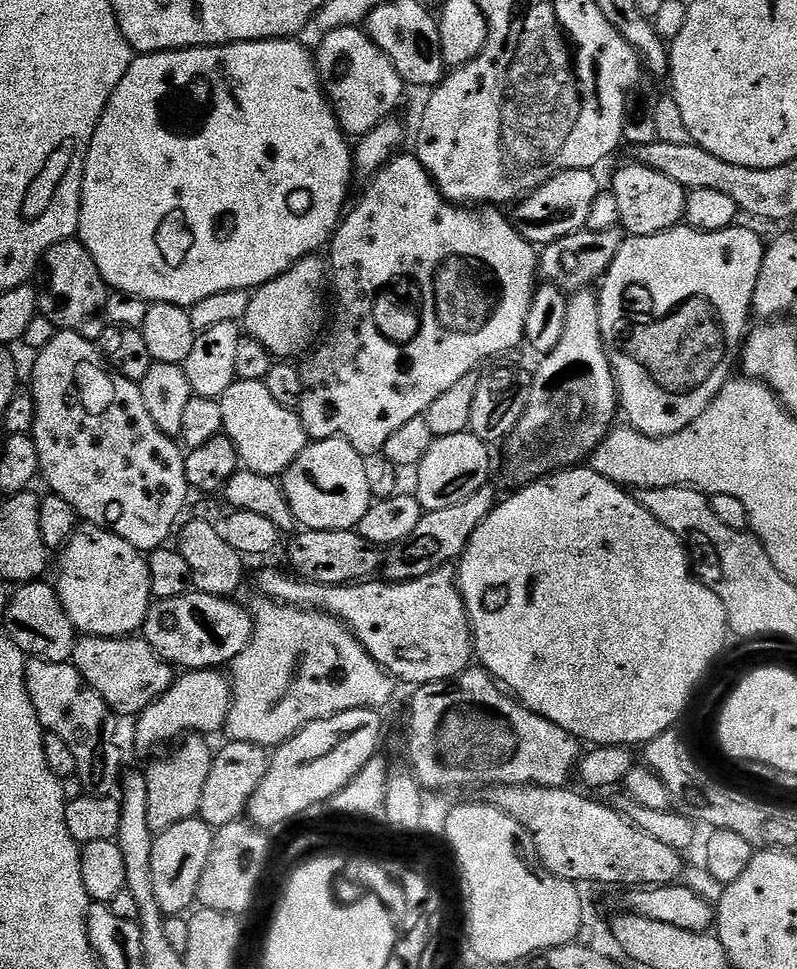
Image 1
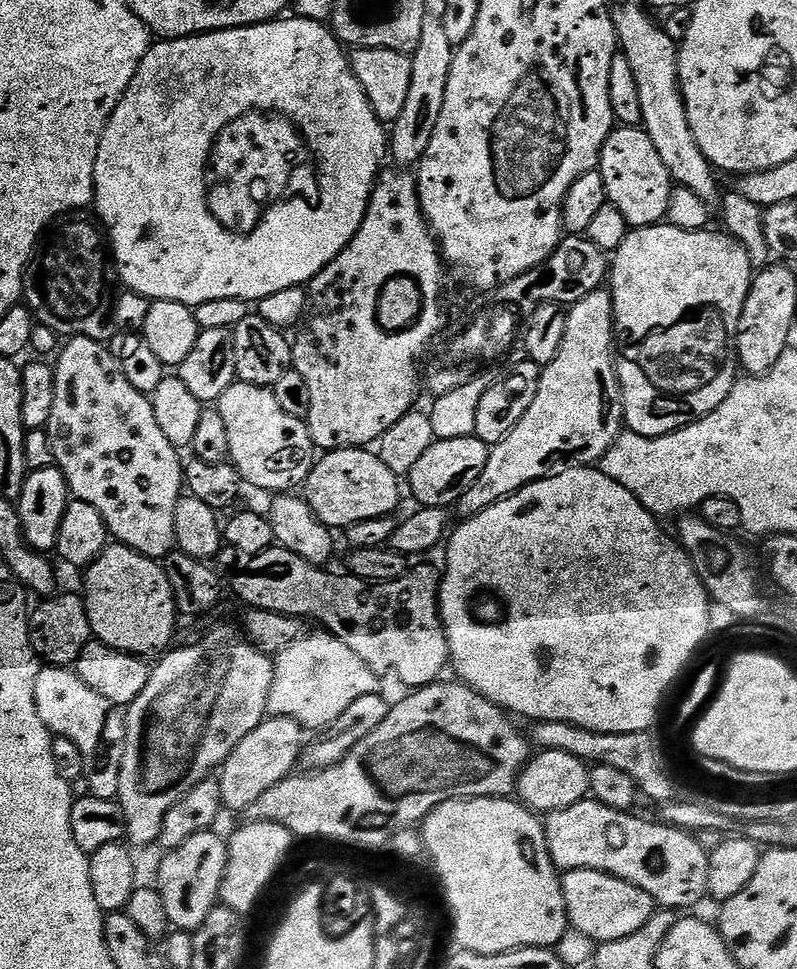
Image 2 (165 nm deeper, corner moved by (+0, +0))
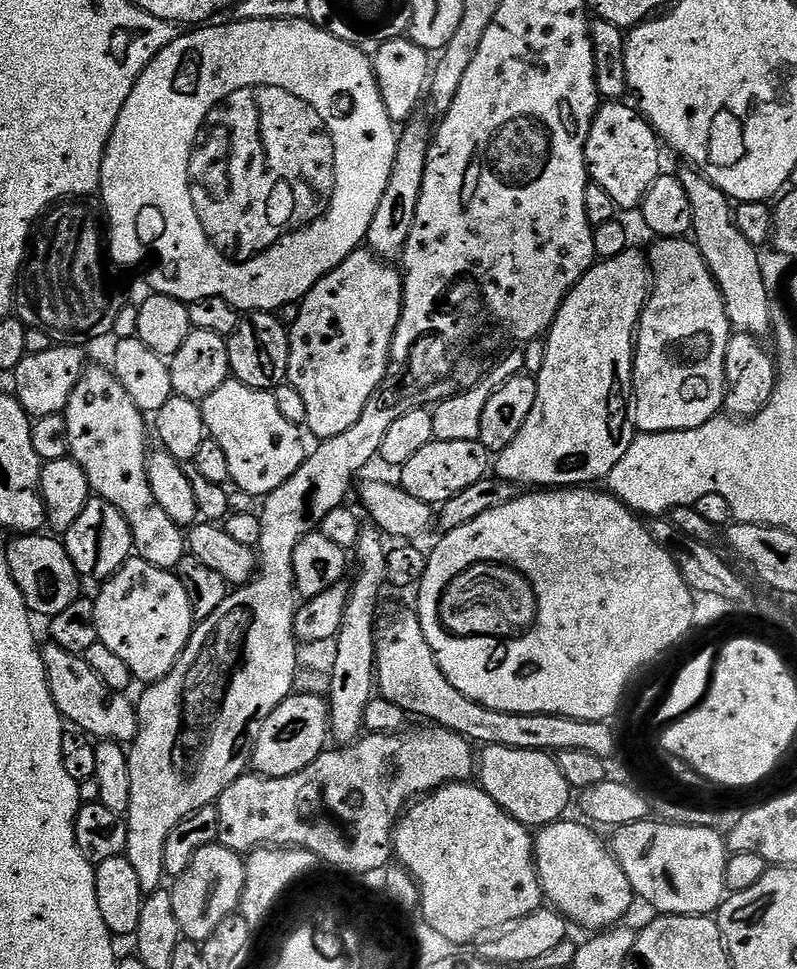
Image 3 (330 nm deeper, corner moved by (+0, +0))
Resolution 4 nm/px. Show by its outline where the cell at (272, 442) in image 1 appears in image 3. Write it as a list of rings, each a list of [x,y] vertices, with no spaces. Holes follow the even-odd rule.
[[[229,378],[214,394],[200,404],[207,435],[226,453],[230,465],[230,481],[248,496],[263,498],[278,490],[306,455],[301,429],[289,422],[280,411],[271,391],[251,388],[235,378]]]

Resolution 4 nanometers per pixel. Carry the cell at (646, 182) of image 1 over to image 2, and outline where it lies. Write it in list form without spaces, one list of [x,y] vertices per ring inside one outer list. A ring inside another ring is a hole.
[[[613,127],[600,151],[598,170],[606,182],[608,203],[622,214],[629,229],[649,228],[667,217],[674,181],[643,127]]]

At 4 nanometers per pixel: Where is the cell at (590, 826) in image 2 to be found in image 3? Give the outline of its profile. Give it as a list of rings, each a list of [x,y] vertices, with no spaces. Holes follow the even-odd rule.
[[[649,818],[622,826],[610,840],[612,855],[630,878],[633,893],[666,916],[712,916],[726,899],[728,845],[719,831]]]

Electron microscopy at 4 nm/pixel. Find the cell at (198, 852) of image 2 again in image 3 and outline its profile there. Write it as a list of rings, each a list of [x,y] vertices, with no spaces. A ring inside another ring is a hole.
[[[217,842],[210,846],[202,846],[202,850],[198,850],[198,854],[194,854],[194,862],[190,862],[190,866],[186,866],[186,874],[175,877],[173,884],[176,885],[171,885],[170,891],[174,898],[174,914],[178,917],[178,926],[183,939],[197,942],[208,940],[210,934],[214,934],[214,930],[218,930],[221,922],[237,915],[242,890],[246,886],[245,863],[245,857],[241,853],[230,850]]]

